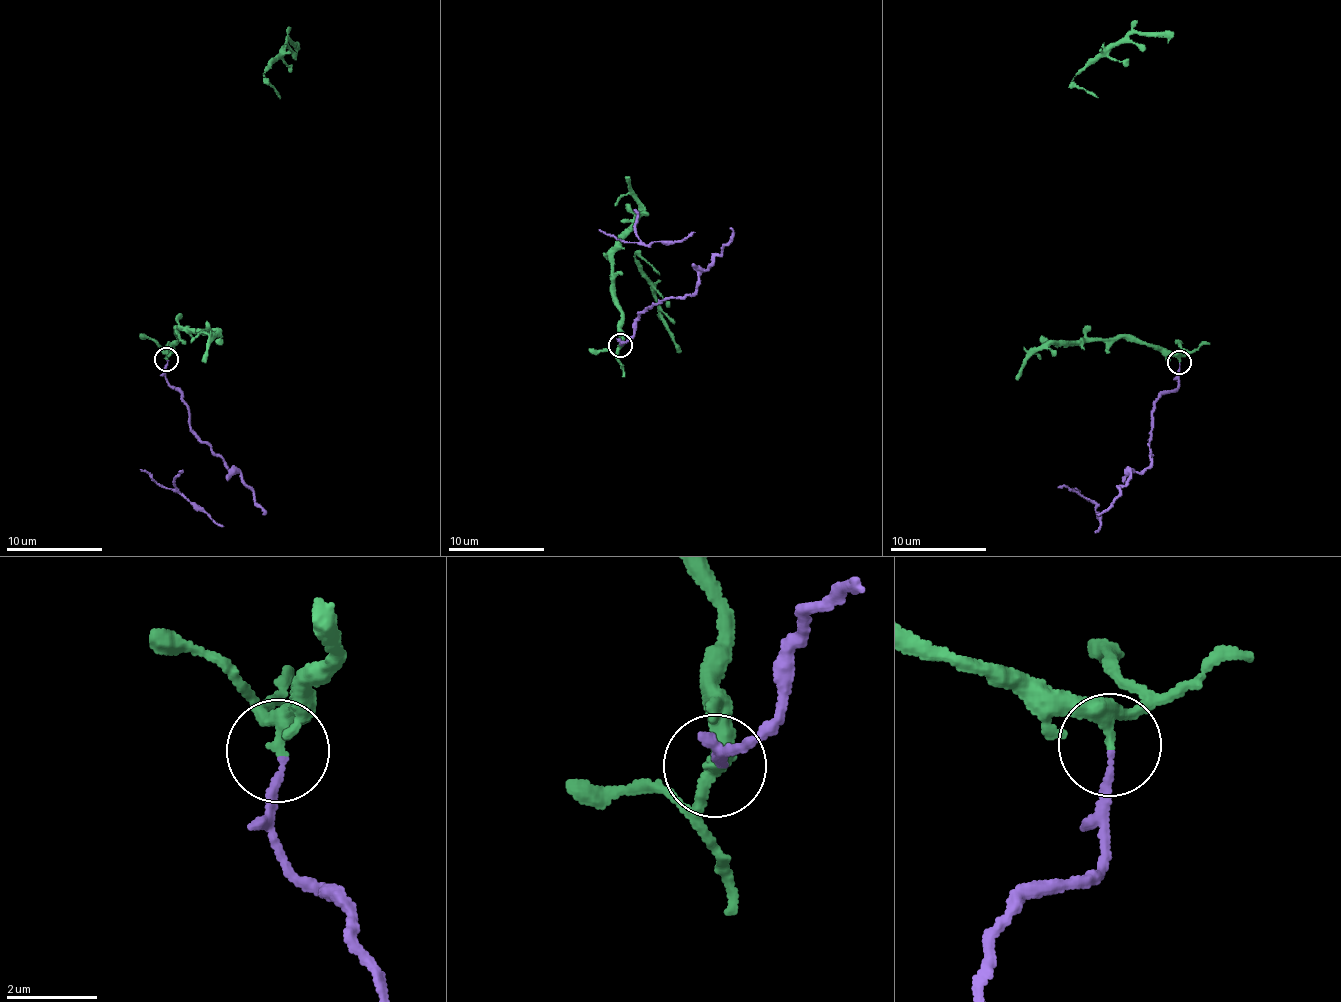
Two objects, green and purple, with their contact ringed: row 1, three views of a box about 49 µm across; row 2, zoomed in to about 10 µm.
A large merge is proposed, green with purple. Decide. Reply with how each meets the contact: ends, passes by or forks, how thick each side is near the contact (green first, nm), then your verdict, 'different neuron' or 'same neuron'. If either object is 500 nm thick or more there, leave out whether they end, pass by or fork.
green passes by | purple ends | 280/140 nm | different neuron

